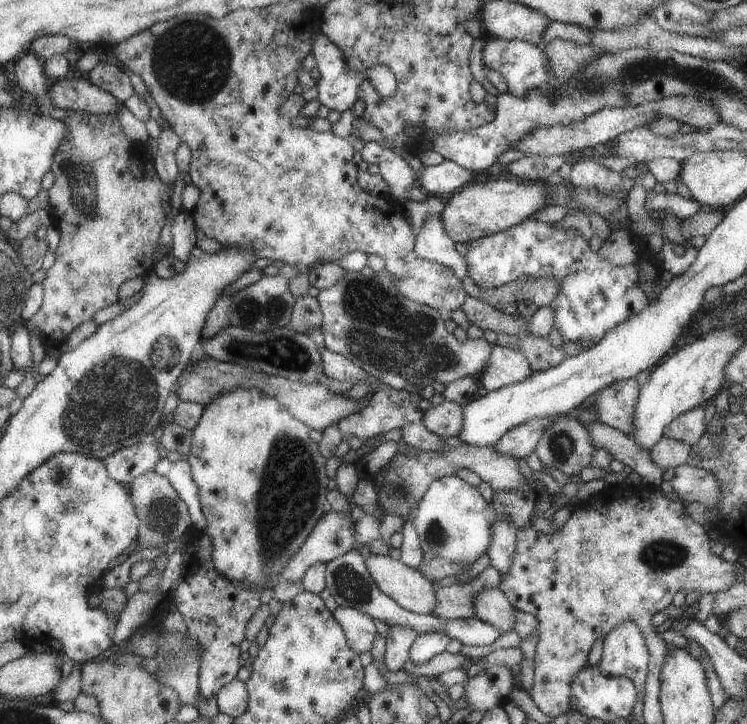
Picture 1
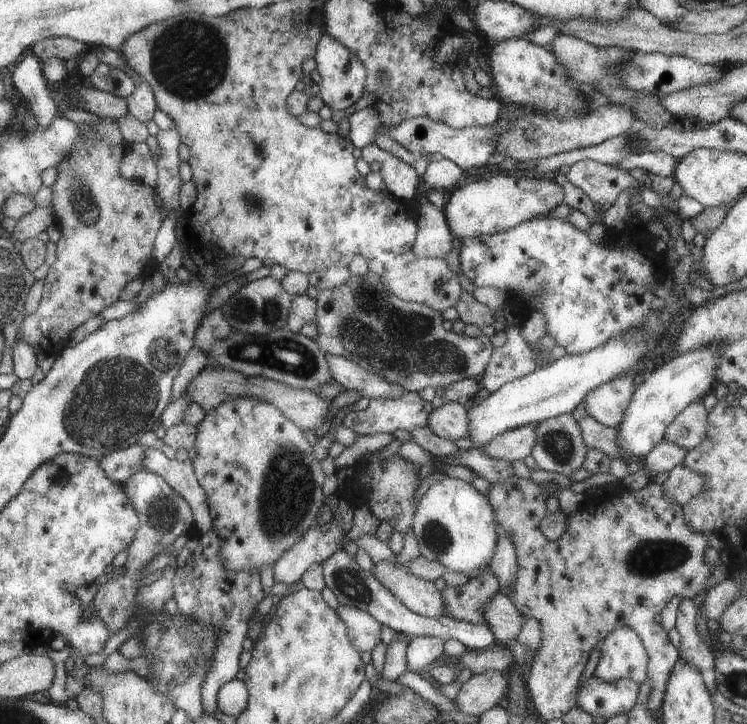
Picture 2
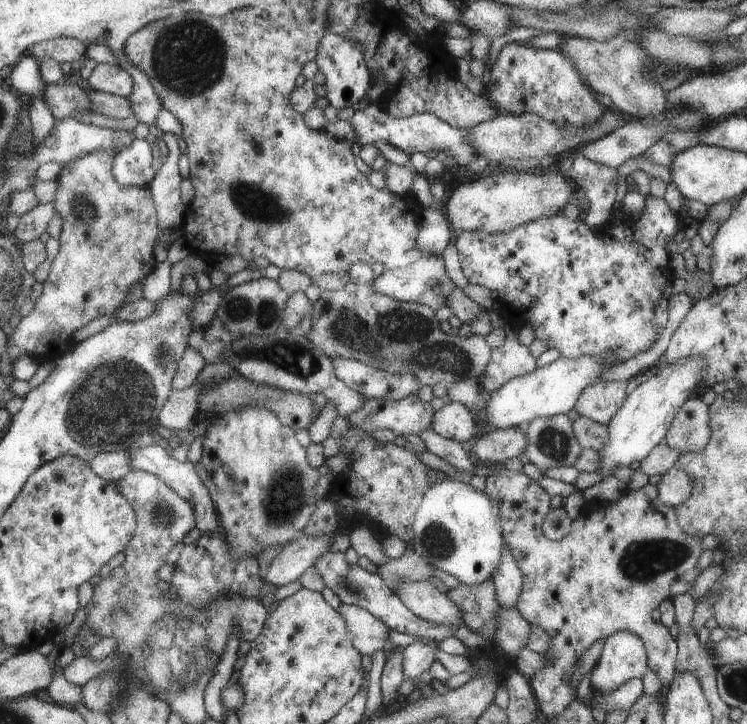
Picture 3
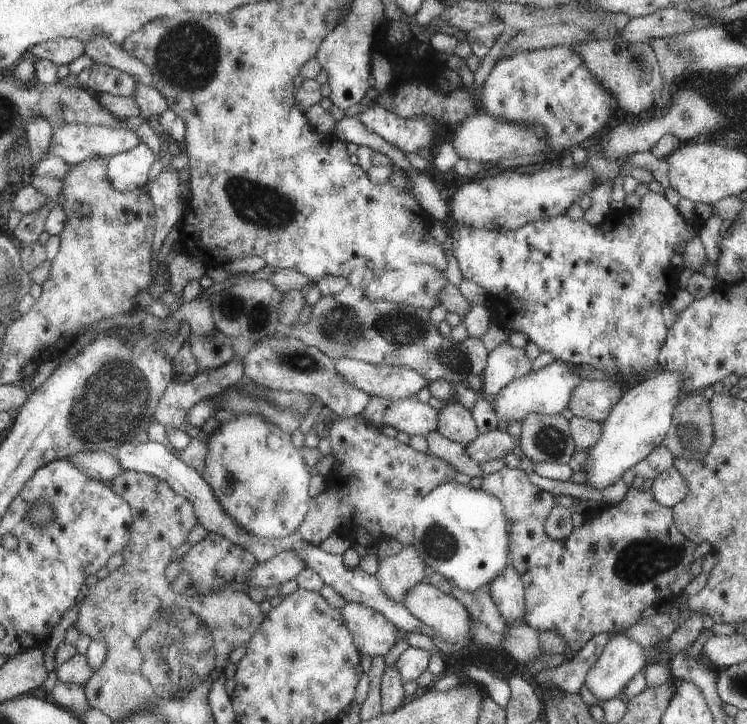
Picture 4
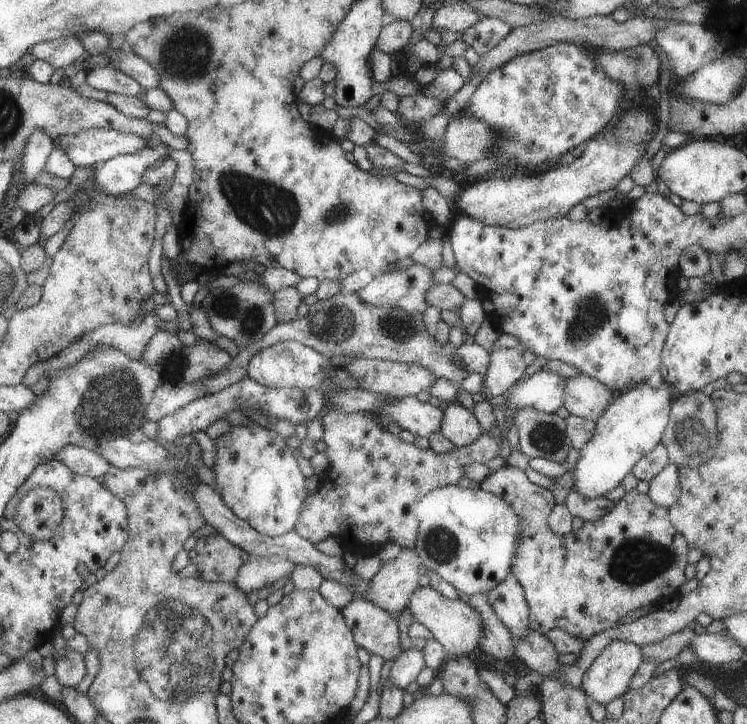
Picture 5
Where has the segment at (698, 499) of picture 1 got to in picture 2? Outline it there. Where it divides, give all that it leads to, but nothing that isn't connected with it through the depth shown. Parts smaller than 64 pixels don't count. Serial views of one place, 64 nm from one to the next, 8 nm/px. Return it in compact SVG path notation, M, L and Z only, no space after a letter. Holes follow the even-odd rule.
M683 464L675 465L661 484L662 493L666 499L682 505L705 488L705 482L701 473L692 471Z

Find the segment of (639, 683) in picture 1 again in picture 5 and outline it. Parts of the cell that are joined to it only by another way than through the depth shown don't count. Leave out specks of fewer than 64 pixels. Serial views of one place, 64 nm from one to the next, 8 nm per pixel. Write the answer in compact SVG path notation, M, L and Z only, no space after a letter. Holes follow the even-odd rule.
M621 639L612 640L603 647L595 660L590 662L587 670L582 674L580 688L591 700L604 706L614 698L621 697L623 693L628 692L629 681L635 676L637 668L643 662L644 658L640 646Z

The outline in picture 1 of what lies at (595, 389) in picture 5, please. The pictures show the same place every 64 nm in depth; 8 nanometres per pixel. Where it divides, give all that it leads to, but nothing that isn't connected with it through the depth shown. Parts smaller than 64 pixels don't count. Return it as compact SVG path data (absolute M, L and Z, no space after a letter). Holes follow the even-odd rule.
M633 377L605 385L591 405L596 410L597 422L629 435L639 385Z

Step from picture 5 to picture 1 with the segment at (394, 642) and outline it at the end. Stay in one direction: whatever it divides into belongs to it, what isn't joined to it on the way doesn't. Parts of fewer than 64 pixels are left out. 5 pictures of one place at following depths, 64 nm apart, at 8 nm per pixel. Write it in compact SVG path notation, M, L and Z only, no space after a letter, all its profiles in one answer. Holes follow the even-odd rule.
M335 607L332 615L344 630L348 645L353 650L358 653L371 650L373 637L377 636L373 618L351 607Z

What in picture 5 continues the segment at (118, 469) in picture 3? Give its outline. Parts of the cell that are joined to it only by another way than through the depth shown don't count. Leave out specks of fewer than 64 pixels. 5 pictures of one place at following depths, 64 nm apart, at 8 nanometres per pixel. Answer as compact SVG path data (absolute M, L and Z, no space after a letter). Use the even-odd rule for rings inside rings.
M67 446L51 460L57 459L65 466L68 466L74 473L78 475L87 475L94 479L101 479L108 472L111 464L107 458L101 453L93 449L83 447Z

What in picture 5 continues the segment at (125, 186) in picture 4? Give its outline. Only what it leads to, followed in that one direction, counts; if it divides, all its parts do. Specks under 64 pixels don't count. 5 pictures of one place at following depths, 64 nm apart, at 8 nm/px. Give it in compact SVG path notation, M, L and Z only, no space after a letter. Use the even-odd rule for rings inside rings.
M159 143L155 149L143 147L129 154L115 155L98 165L93 188L112 195L129 193L141 184L144 169L169 151L165 144Z

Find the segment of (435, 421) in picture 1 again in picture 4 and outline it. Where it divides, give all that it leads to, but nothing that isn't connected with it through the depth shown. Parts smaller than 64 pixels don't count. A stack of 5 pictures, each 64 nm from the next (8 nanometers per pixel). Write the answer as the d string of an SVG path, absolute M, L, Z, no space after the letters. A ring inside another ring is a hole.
M455 400L438 410L437 420L436 431L460 445L469 444L478 435L471 412Z

